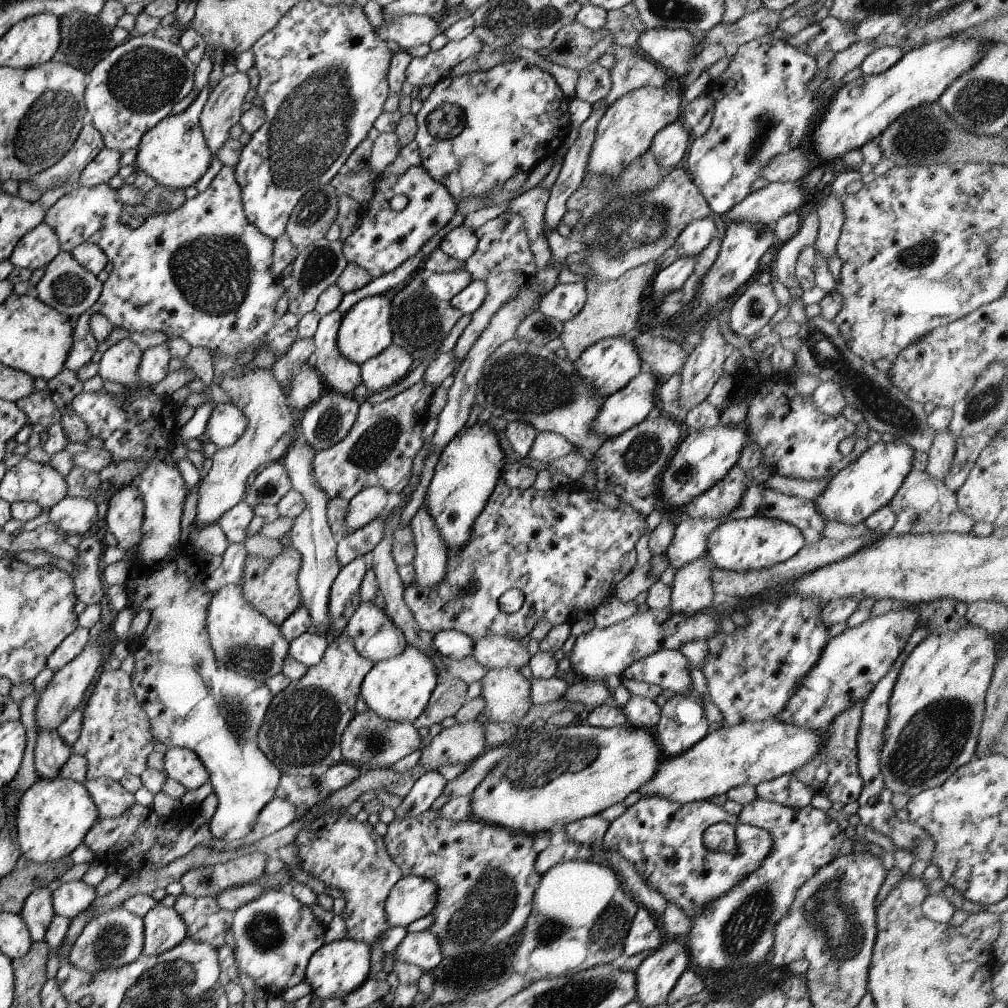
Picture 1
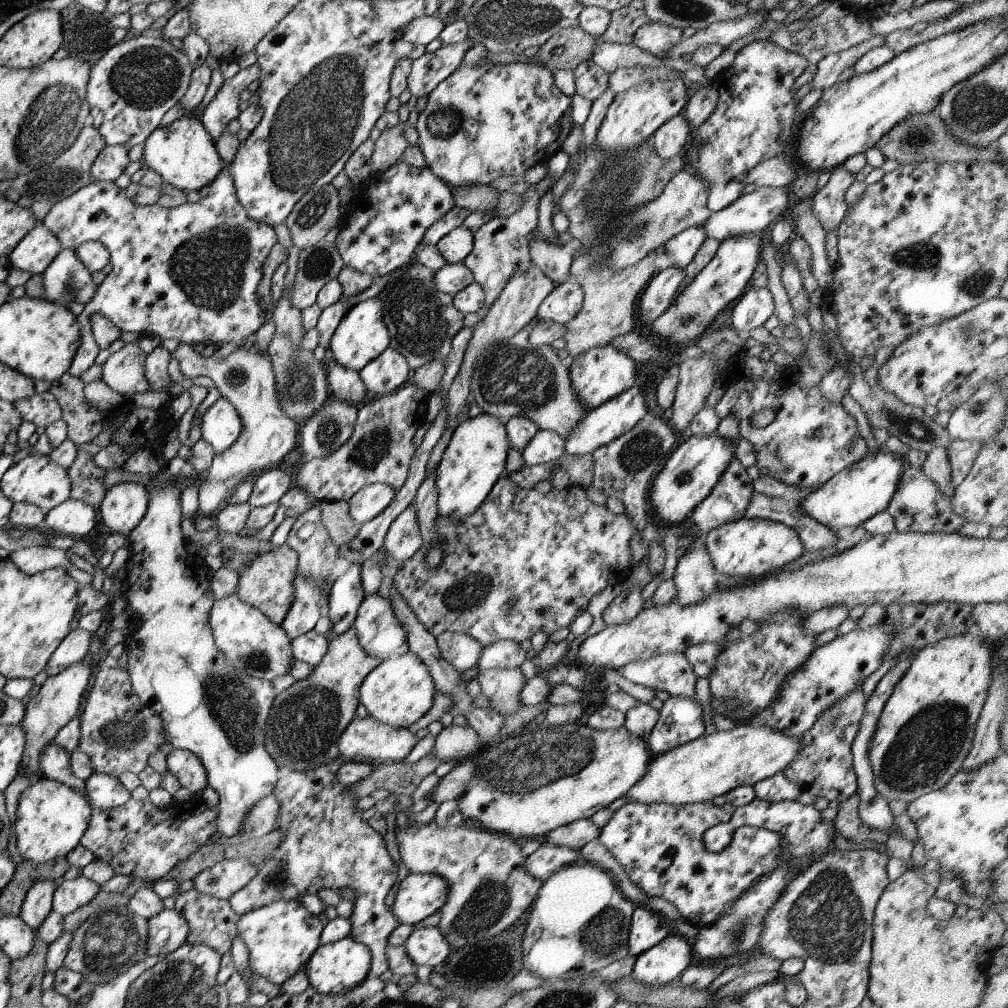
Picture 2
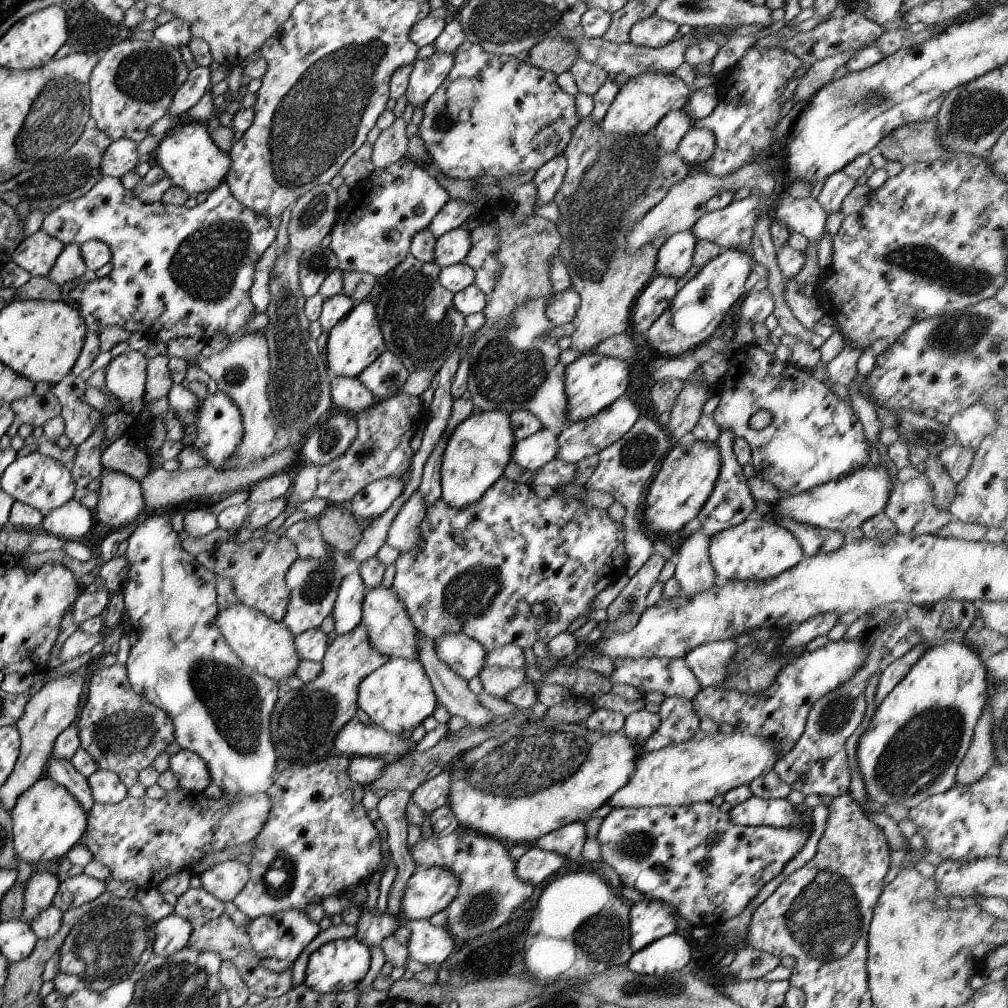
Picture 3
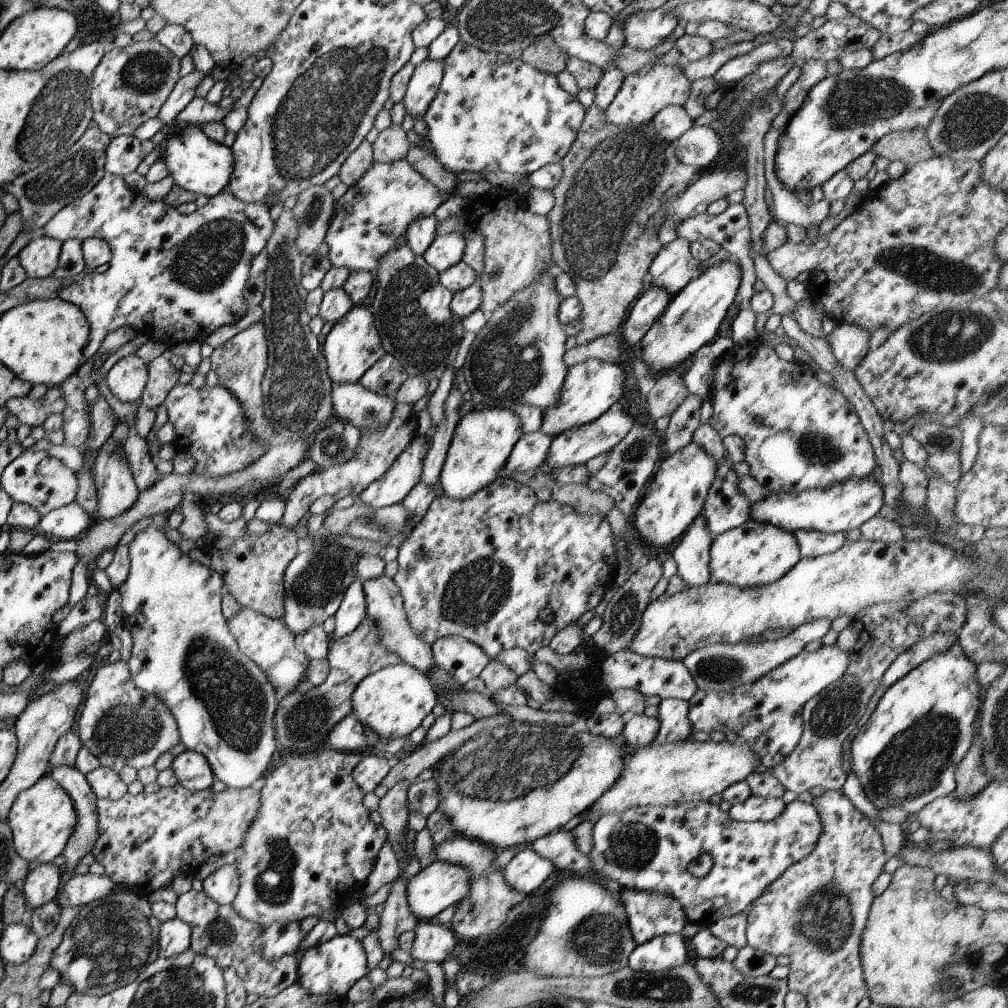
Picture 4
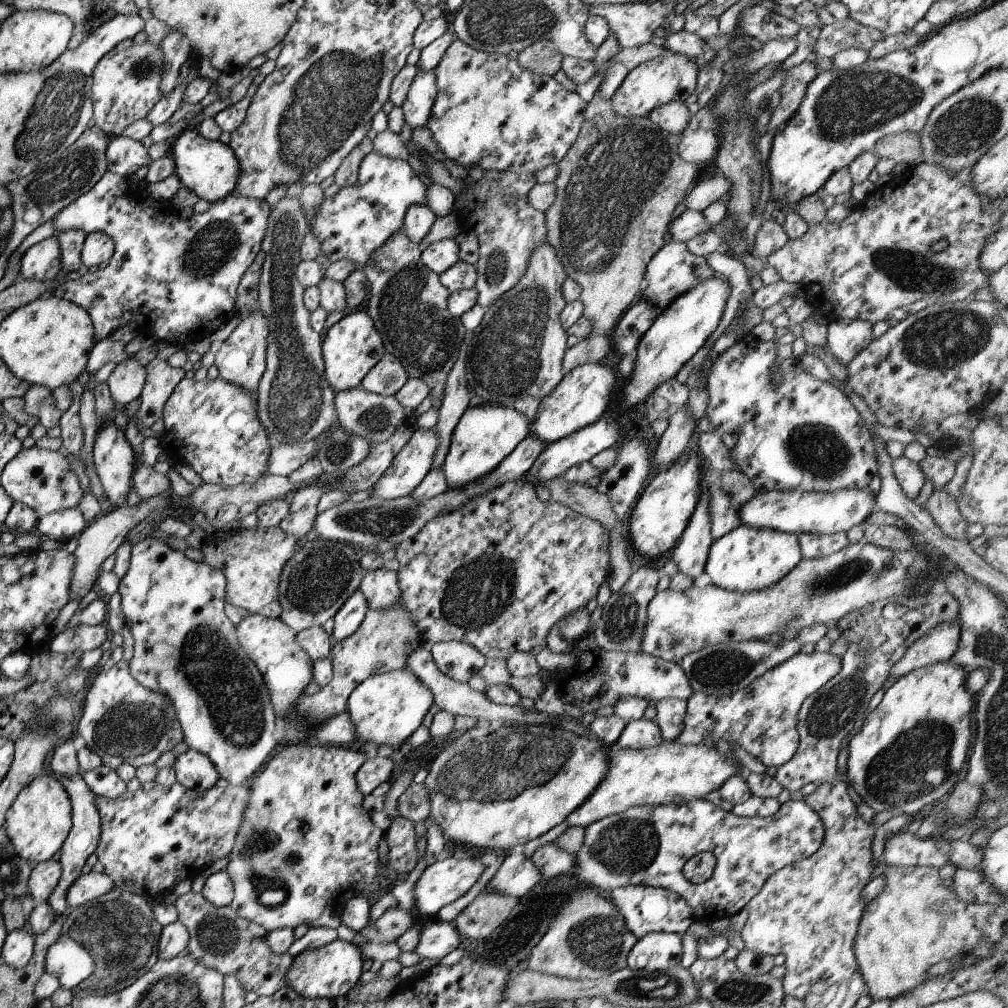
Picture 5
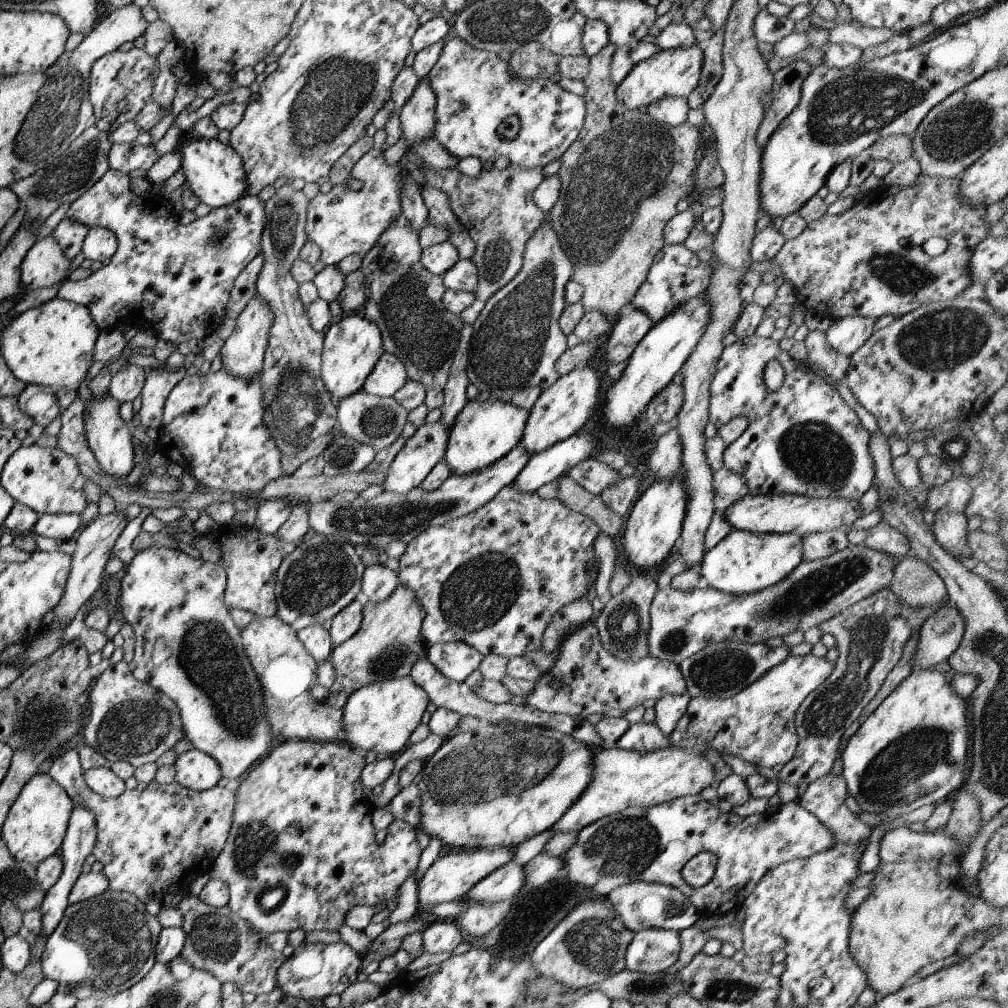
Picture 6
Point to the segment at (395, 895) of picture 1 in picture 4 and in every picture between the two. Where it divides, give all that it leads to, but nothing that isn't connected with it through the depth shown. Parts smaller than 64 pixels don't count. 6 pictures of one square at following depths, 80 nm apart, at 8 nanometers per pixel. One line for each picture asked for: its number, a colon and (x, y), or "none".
2: (418, 895)
3: (428, 890)
4: (436, 886)

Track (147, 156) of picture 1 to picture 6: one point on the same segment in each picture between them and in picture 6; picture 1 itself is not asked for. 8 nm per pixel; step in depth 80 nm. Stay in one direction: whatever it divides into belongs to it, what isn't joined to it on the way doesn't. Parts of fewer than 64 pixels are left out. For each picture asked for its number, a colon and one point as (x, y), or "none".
2: (182, 153)
3: (187, 155)
4: (196, 164)
5: (210, 169)
6: (214, 172)

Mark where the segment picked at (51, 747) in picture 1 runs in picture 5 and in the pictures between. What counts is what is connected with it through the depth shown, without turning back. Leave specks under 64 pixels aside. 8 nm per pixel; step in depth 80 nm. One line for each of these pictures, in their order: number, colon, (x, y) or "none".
2: (54, 765)
3: (62, 772)
4: (81, 840)
5: (81, 840)

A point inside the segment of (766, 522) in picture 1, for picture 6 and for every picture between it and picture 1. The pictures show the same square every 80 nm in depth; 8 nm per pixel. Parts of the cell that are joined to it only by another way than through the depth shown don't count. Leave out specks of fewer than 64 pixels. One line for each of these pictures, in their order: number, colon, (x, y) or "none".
2: (746, 548)
3: (757, 549)
4: (753, 554)
5: (746, 559)
6: (741, 562)

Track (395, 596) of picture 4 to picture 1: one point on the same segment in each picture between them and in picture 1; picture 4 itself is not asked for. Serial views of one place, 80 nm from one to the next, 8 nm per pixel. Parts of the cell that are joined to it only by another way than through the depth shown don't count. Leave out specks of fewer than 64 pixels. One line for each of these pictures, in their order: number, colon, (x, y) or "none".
1: (374, 636)
2: (381, 635)
3: (390, 632)

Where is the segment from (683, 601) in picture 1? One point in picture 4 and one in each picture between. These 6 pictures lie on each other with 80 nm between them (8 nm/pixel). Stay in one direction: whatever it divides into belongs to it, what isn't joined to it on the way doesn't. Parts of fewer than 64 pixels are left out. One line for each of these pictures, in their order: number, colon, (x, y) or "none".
2: (694, 577)
3: (693, 571)
4: (691, 557)

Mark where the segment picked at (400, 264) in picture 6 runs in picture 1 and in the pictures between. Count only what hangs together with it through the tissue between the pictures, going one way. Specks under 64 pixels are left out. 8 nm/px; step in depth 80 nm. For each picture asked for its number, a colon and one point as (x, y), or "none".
1: (419, 322)
2: (421, 321)
3: (418, 323)
4: (410, 309)
5: (407, 304)

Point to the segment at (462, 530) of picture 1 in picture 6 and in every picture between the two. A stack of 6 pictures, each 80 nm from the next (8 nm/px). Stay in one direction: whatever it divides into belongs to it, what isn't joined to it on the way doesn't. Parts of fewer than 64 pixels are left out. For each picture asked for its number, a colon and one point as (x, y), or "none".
2: (474, 458)
3: (478, 449)
4: (482, 439)
5: (484, 435)
6: (483, 432)

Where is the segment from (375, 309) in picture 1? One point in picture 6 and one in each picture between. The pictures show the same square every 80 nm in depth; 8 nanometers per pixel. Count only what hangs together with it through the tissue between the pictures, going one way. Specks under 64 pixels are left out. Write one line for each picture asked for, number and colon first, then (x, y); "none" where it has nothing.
2: (361, 336)
3: (355, 341)
4: (352, 345)
5: (351, 347)
6: (351, 347)

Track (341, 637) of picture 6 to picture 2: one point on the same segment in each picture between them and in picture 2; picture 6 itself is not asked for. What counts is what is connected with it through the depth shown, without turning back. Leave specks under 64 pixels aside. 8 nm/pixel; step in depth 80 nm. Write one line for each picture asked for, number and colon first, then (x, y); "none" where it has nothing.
2: (346, 592)
3: (347, 610)
4: (351, 611)
5: (349, 616)

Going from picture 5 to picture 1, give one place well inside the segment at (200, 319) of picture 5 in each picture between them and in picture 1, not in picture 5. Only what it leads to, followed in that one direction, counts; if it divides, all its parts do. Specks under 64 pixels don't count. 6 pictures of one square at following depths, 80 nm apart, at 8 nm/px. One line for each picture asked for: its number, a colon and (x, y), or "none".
1: (201, 272)
2: (189, 272)
3: (175, 272)
4: (188, 271)

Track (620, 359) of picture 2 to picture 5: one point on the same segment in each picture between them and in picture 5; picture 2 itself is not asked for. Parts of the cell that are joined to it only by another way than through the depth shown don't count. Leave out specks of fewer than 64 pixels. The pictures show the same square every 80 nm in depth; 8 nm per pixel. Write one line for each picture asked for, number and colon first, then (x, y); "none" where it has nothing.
3: (592, 382)
4: (588, 389)
5: (580, 397)

